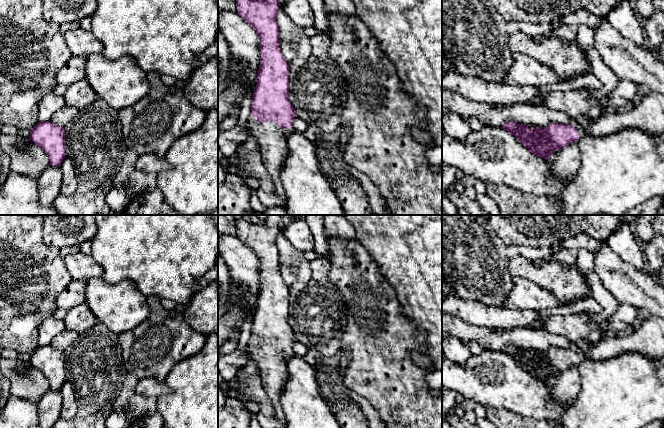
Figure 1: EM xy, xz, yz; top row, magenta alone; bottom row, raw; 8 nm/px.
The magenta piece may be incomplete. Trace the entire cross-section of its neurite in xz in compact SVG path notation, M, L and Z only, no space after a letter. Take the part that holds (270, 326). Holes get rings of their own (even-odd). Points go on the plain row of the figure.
M244 215L237 220L237 238L254 251L260 263L261 285L247 350L250 360L258 364L262 387L271 399L276 417L286 428L286 417L280 396L289 375L285 354L292 352L296 337L289 324L289 288L282 278L279 267L279 250L277 247L279 221L280 215L267 215L264 220L259 222L253 222L249 215Z

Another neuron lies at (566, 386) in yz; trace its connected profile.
M578 365L570 367L568 370L559 373L550 381L553 399L566 405L573 401L581 390L581 378Z

